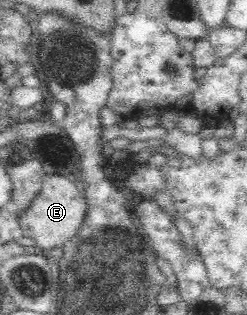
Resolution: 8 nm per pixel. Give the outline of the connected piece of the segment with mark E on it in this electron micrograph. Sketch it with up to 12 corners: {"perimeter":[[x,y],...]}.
{"perimeter":[[42,176],[28,210],[17,215],[36,247],[62,247],[87,213],[78,182]]}

